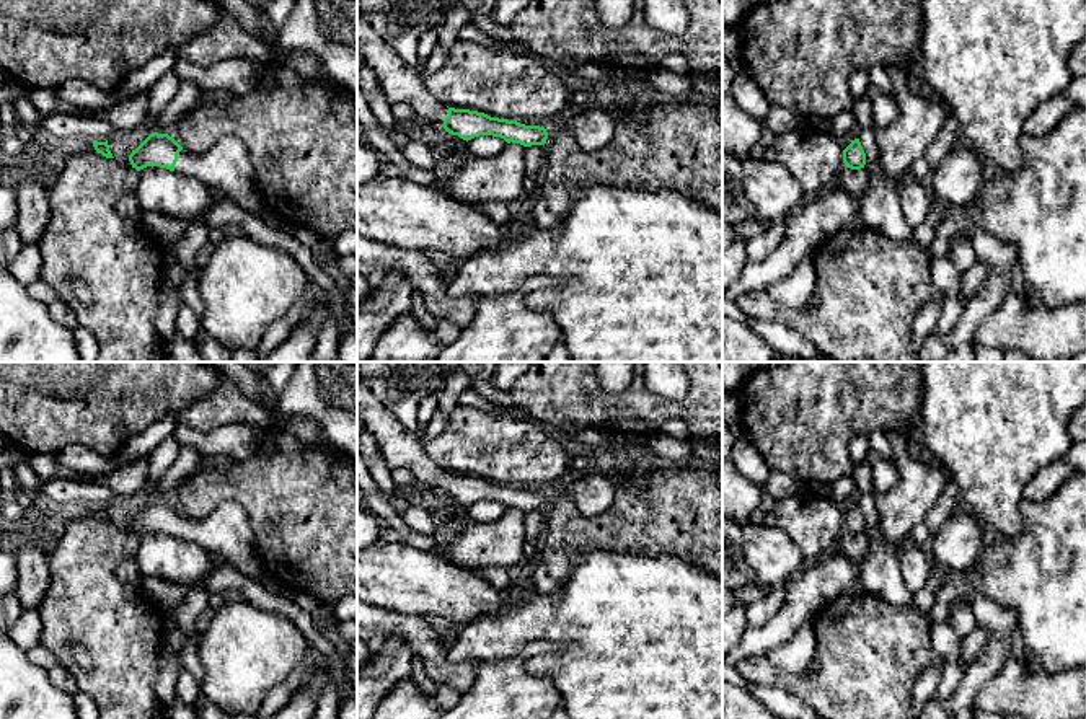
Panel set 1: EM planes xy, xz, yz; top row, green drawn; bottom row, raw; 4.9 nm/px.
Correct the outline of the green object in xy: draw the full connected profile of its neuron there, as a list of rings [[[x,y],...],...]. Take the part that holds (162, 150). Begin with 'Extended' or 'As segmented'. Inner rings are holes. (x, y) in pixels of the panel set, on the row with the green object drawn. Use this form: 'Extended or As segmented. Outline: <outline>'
Extended. Outline: [[[153,132],[132,150],[129,161],[137,171],[160,166],[194,176],[220,189],[238,207],[263,218],[276,230],[287,225],[287,220],[264,204],[256,186],[253,161],[238,137],[225,135],[207,152],[191,153],[168,134]]]

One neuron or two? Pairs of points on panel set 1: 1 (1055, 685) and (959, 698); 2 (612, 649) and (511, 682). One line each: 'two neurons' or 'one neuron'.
1: two neurons
2: two neurons

